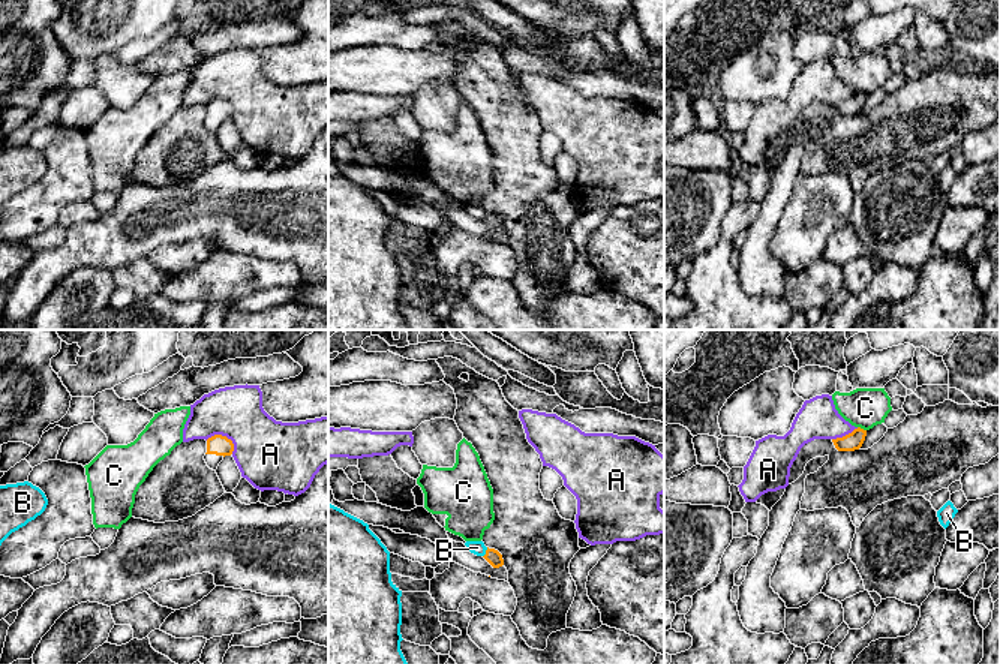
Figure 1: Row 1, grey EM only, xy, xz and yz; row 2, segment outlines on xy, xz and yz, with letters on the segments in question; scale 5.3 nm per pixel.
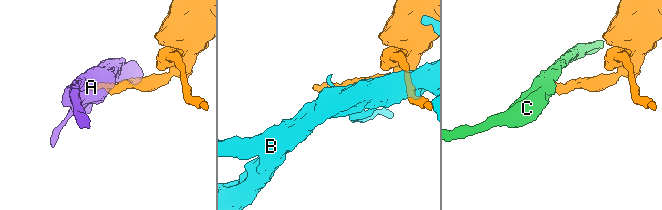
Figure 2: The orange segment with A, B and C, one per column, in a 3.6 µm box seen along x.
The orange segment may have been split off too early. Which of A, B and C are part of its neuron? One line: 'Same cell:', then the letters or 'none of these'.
Same cell: none of these

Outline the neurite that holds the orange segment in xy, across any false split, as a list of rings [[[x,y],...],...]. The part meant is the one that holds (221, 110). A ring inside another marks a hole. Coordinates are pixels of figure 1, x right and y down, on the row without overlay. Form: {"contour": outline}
{"contour": [[[214,99],[207,103],[207,117],[204,124],[210,133],[216,135],[223,121],[231,120],[232,115],[234,108],[231,103],[222,99]]]}

